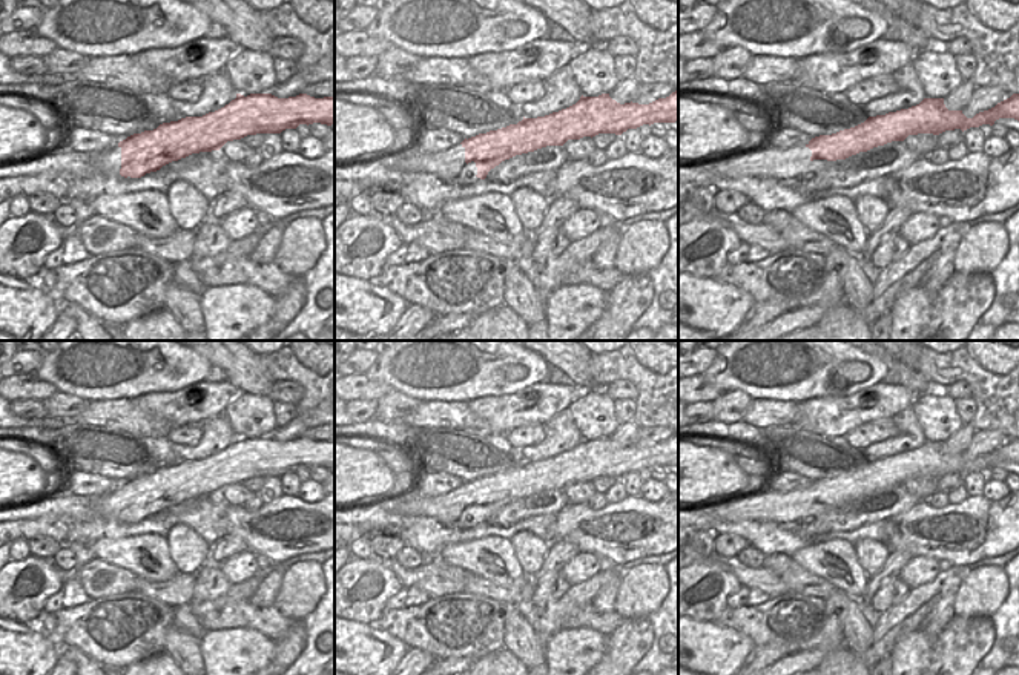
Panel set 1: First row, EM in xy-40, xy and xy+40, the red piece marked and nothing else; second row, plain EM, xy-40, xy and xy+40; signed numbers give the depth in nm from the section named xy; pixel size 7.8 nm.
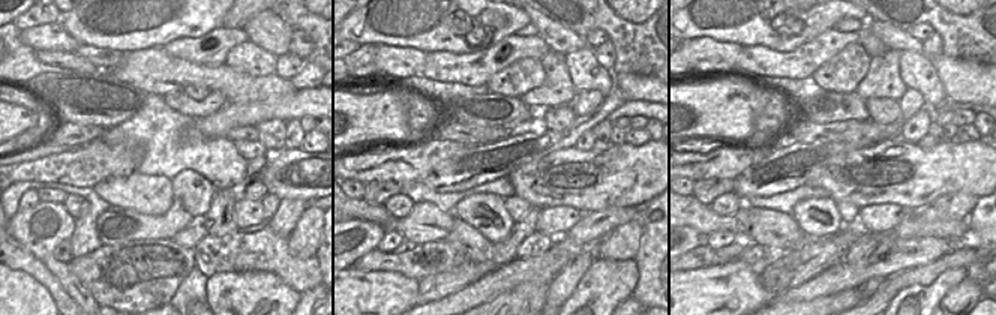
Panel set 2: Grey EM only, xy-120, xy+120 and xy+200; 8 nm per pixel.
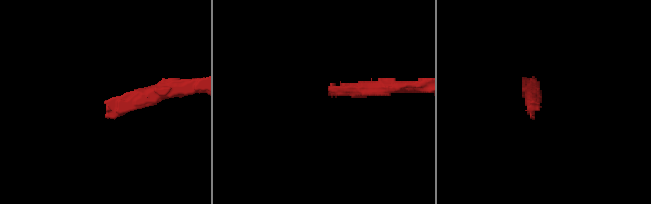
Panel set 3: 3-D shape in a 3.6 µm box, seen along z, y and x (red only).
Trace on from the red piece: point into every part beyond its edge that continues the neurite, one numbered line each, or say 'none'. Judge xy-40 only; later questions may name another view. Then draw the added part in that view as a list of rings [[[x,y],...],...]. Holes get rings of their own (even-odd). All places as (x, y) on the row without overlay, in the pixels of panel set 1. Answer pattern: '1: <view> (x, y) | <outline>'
1: xy-40 (109, 503) | [[[112,489],[100,499],[100,515],[107,522],[120,519],[121,512],[121,491]]]

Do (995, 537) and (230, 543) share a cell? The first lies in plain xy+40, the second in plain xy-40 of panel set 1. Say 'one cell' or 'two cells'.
two cells

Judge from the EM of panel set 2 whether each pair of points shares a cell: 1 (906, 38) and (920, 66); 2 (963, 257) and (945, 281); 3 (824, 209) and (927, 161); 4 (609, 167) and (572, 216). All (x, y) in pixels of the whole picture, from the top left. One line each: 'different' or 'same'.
1: different
2: different
3: different
4: different

